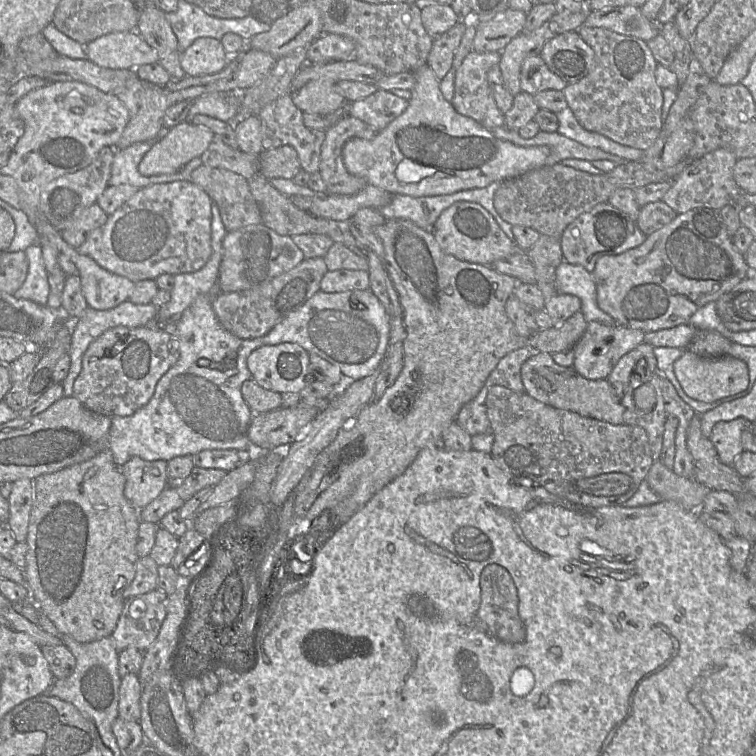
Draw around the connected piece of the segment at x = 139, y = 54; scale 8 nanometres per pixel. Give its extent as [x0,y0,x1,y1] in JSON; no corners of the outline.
[84,31,158,69]

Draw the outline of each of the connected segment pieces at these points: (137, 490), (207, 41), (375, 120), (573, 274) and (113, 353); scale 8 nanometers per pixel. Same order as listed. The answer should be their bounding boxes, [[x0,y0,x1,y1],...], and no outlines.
[[121,456,168,511],[180,37,229,76],[347,89,409,133],[555,261,617,325],[73,327,177,416]]

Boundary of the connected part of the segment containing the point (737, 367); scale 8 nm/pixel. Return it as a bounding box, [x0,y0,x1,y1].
[674,350,749,403]

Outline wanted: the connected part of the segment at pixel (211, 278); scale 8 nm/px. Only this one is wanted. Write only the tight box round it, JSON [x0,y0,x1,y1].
[157,201,227,320]

